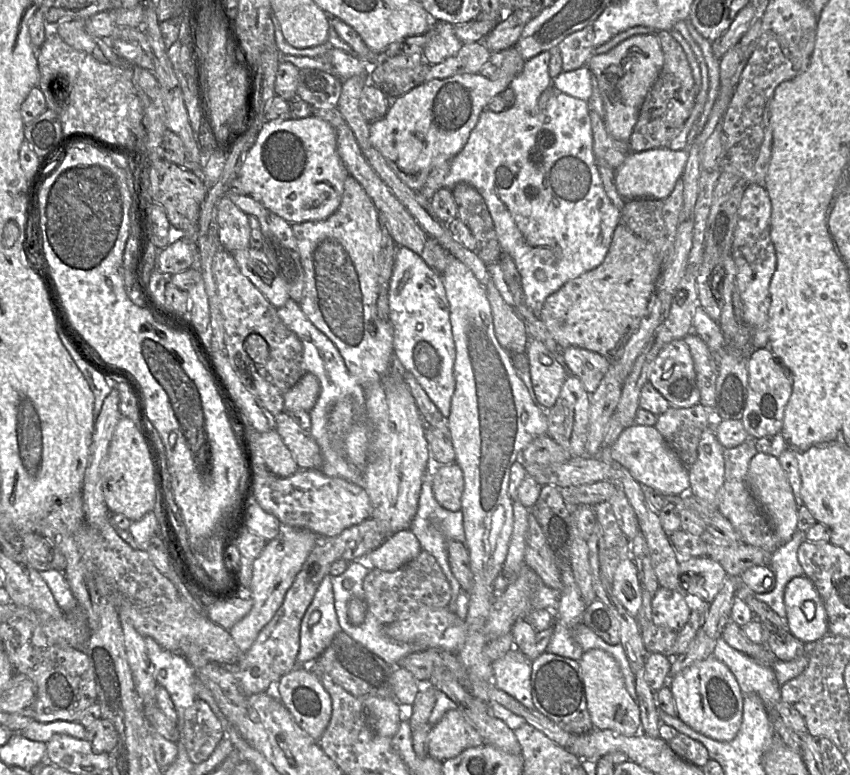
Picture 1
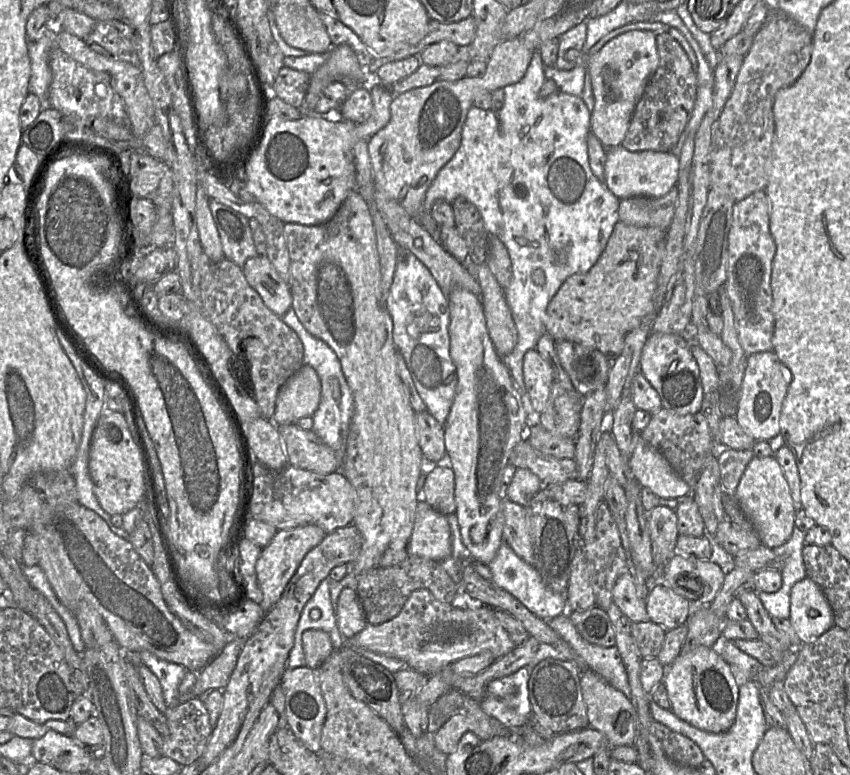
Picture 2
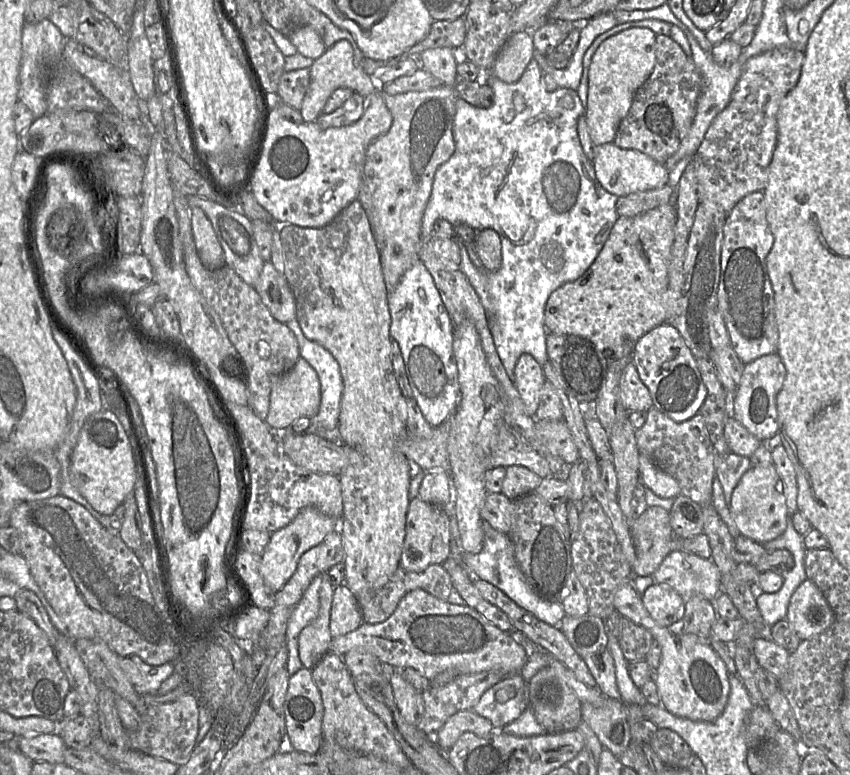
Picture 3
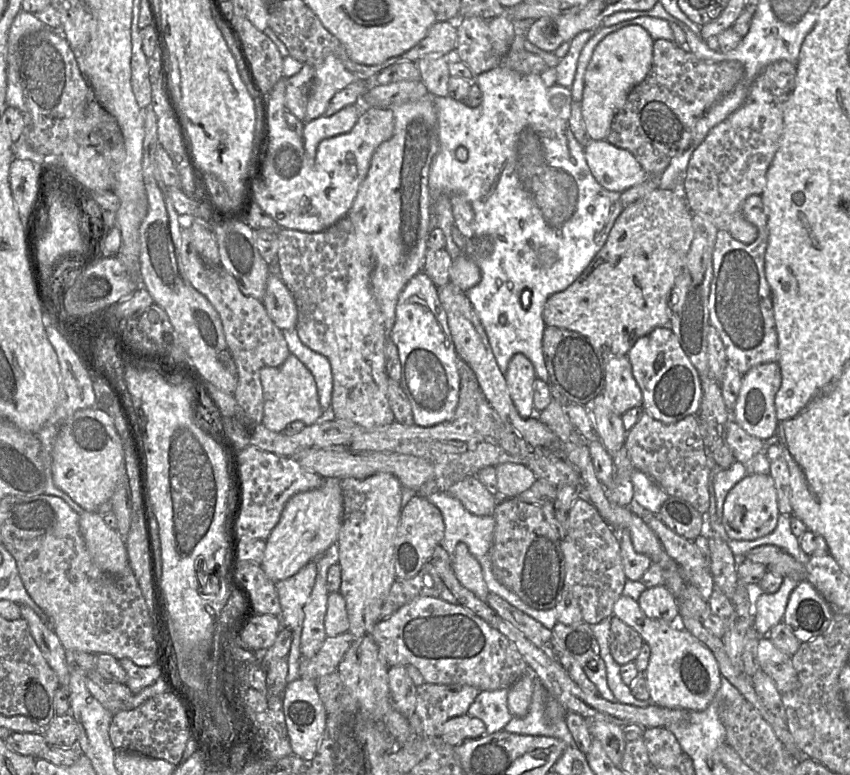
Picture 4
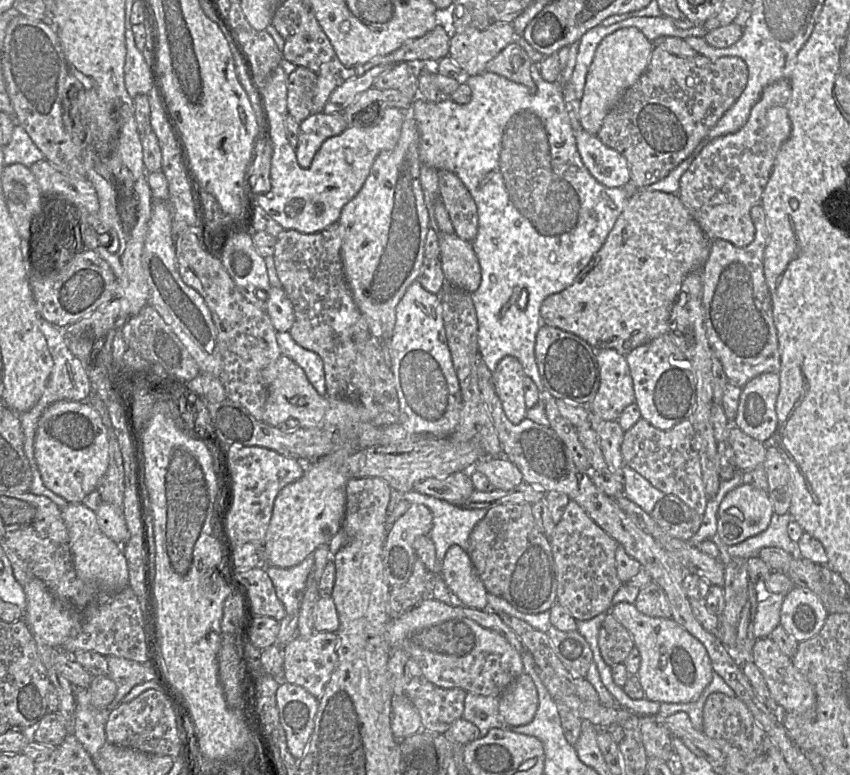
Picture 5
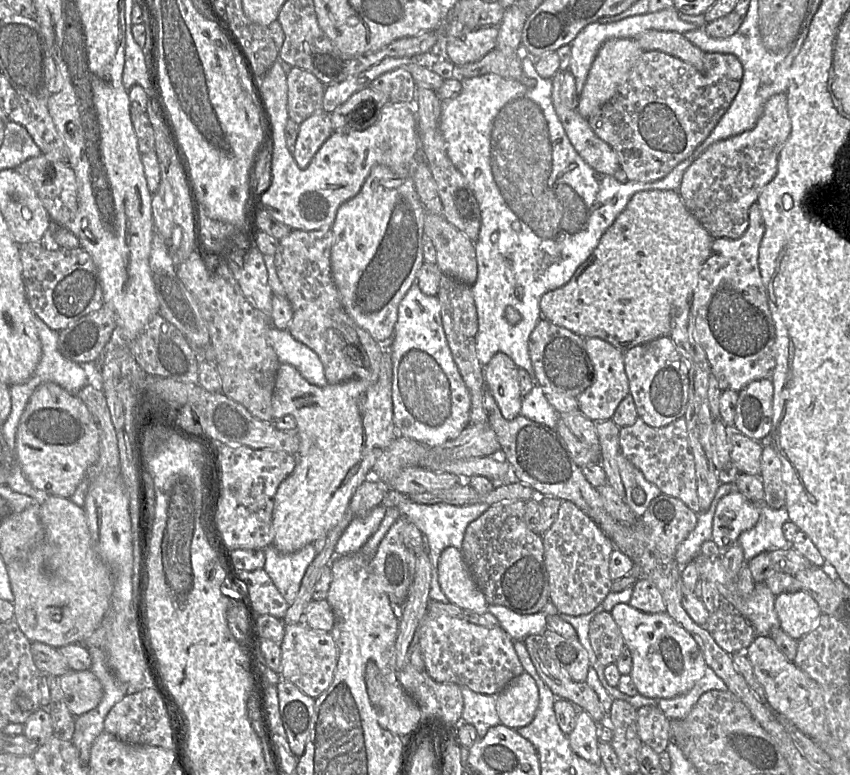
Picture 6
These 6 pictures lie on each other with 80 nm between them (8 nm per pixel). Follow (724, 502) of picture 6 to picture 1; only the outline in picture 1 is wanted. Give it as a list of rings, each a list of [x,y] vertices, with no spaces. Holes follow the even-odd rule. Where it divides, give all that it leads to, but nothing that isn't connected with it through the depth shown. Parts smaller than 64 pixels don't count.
[[[757,453],[749,463],[745,481],[753,497],[767,516],[777,537],[783,543],[790,541],[797,531],[798,506],[778,458],[769,454]]]

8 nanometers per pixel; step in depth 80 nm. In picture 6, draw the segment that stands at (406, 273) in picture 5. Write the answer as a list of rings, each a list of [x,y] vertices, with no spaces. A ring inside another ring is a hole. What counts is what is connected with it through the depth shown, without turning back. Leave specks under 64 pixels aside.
[[[377,164],[359,193],[338,209],[332,231],[331,271],[345,312],[377,342],[389,341],[397,322],[398,306],[416,282],[424,264],[423,238],[426,210],[417,194],[411,176],[398,176],[389,167]]]

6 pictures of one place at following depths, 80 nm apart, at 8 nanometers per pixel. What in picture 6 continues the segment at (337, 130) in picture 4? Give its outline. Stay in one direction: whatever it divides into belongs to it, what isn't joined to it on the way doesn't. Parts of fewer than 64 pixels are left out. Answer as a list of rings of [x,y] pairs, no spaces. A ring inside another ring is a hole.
[[[320,110],[299,125],[299,133],[292,152],[299,168],[307,168],[322,144],[334,133],[329,114]]]

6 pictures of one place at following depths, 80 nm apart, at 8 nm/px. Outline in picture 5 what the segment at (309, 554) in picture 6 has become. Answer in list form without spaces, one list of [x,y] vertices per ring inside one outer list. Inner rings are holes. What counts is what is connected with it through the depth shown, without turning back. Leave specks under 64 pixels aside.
[[[314,553],[300,564],[290,568],[268,565],[265,569],[271,578],[276,594],[287,614],[299,614],[309,574],[315,564]]]

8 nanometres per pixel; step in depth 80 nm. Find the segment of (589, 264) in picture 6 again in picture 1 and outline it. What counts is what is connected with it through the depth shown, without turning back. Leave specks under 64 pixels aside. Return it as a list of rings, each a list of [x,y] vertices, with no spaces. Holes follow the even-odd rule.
[[[619,223],[604,261],[550,295],[539,318],[560,349],[575,346],[617,361],[646,314],[660,271],[655,247]]]

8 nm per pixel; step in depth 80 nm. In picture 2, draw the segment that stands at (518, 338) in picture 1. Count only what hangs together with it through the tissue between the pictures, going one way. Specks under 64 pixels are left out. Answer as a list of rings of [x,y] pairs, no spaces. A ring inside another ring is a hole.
[[[486,264],[477,265],[476,279],[482,292],[482,305],[490,339],[500,356],[507,355],[517,344],[518,332],[503,288]]]

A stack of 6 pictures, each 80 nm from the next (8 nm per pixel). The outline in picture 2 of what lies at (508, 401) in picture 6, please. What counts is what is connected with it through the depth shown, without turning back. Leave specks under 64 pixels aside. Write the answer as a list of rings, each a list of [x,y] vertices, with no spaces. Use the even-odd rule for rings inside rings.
[[[536,348],[524,355],[523,378],[530,409],[533,413],[540,414],[546,407],[554,383],[554,371],[541,358]]]

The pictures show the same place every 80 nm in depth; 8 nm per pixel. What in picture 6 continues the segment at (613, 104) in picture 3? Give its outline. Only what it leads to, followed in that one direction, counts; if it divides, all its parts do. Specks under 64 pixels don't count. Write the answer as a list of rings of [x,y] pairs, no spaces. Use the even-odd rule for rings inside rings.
[[[631,38],[610,39],[600,47],[589,70],[576,109],[583,118],[588,119],[595,115],[618,92],[643,52],[637,42]]]

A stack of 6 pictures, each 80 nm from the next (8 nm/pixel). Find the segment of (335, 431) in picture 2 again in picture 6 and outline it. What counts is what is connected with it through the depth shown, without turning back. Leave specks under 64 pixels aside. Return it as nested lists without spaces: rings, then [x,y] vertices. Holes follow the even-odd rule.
[[[270,326],[268,337],[280,364],[292,365],[312,385],[325,387],[328,384],[319,356],[296,340],[288,330]]]

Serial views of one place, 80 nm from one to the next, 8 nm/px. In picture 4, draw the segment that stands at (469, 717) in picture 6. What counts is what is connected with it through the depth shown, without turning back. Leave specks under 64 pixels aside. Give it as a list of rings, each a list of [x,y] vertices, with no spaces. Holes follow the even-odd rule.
[[[509,687],[481,691],[467,711],[467,715],[485,724],[487,735],[503,730],[514,718],[507,706],[508,692]]]

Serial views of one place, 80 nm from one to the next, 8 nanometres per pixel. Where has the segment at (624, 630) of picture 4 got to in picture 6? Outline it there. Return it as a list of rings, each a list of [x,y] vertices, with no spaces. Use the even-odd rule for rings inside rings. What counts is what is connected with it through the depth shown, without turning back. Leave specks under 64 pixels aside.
[[[610,612],[597,614],[589,625],[589,641],[598,662],[614,664],[626,648],[621,631]]]

